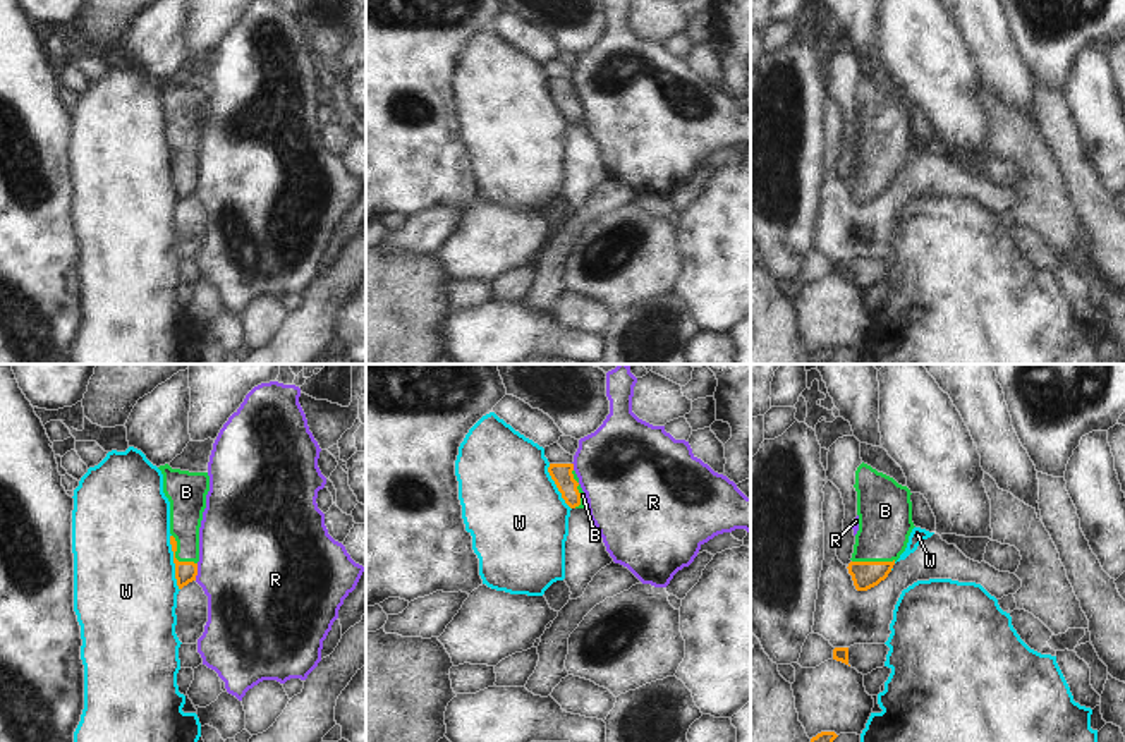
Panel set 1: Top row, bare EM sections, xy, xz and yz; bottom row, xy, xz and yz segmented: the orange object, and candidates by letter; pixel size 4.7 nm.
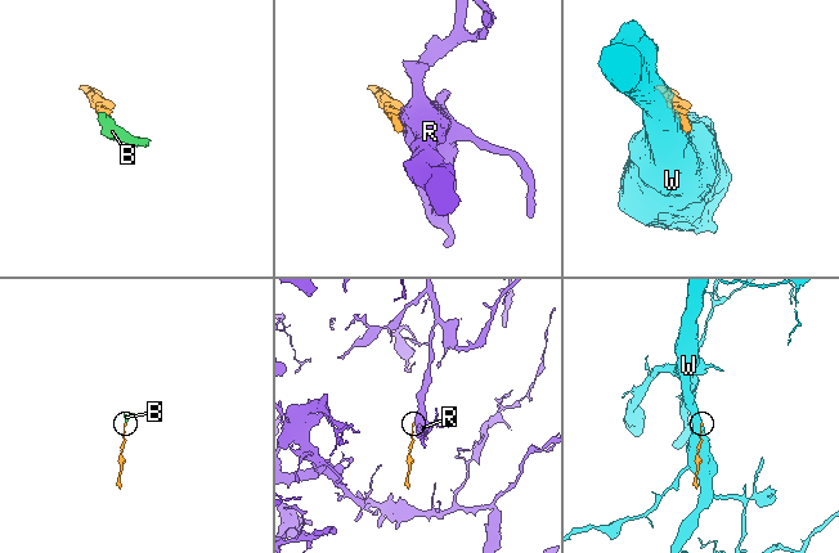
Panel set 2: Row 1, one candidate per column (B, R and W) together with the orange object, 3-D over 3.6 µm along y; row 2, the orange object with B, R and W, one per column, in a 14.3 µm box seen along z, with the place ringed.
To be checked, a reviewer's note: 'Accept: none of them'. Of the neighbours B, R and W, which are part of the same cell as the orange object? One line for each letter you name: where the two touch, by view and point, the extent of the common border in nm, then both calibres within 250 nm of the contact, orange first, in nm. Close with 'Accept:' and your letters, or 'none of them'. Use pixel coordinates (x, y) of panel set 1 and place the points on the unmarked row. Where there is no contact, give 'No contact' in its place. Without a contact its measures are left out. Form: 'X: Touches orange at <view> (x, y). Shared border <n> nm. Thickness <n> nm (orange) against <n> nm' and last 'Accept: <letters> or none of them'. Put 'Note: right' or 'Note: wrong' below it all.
B: Touches orange at xy (174, 172). Shared border 180 nm. Thickness 100 nm (orange) against 160 nm
Accept: B
Note: wrong

